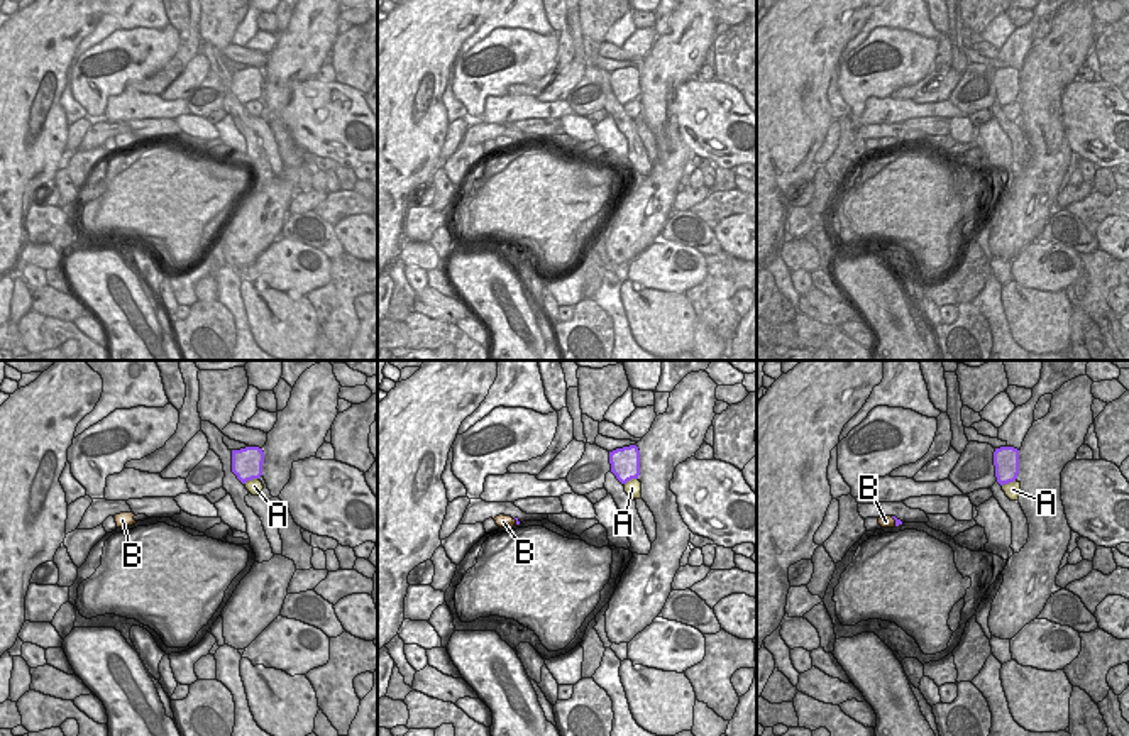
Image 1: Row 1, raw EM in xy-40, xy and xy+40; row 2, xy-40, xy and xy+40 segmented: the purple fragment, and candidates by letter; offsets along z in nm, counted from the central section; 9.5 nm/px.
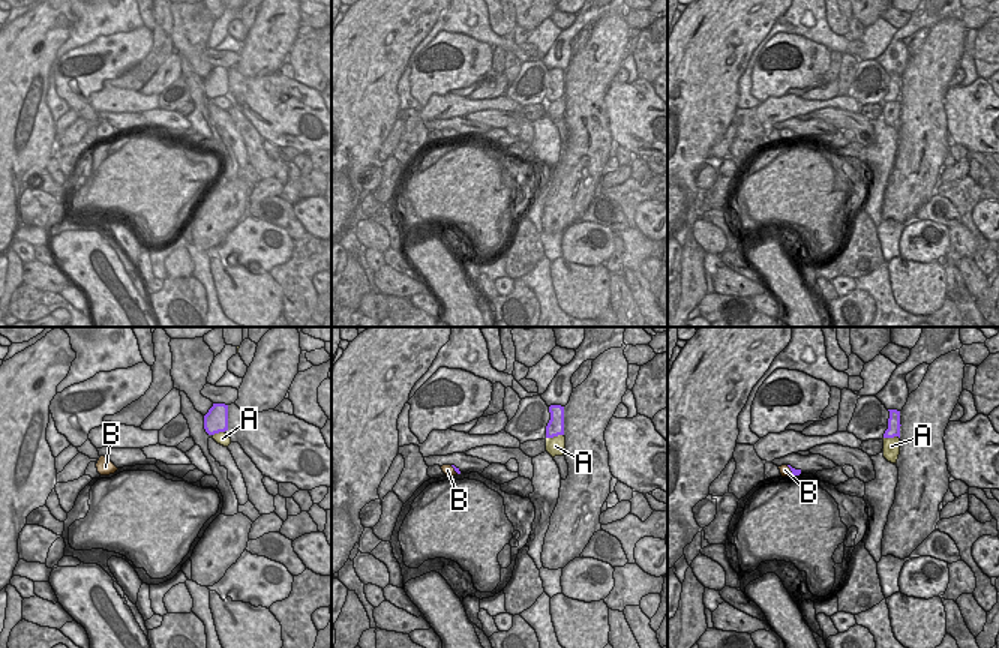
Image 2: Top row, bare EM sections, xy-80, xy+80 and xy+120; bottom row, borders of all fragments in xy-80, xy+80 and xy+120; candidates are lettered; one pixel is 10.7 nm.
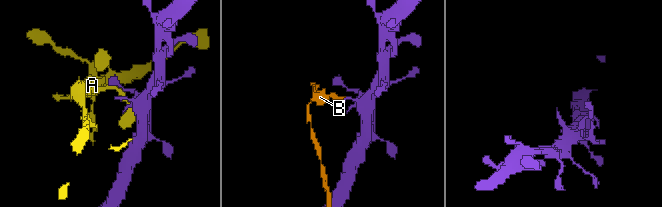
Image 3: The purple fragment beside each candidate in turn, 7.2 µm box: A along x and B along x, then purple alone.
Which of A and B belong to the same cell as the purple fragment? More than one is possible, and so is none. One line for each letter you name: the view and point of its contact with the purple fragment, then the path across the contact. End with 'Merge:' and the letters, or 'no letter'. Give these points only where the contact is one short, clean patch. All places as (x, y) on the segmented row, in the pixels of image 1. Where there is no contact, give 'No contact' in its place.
Merge: no letter

